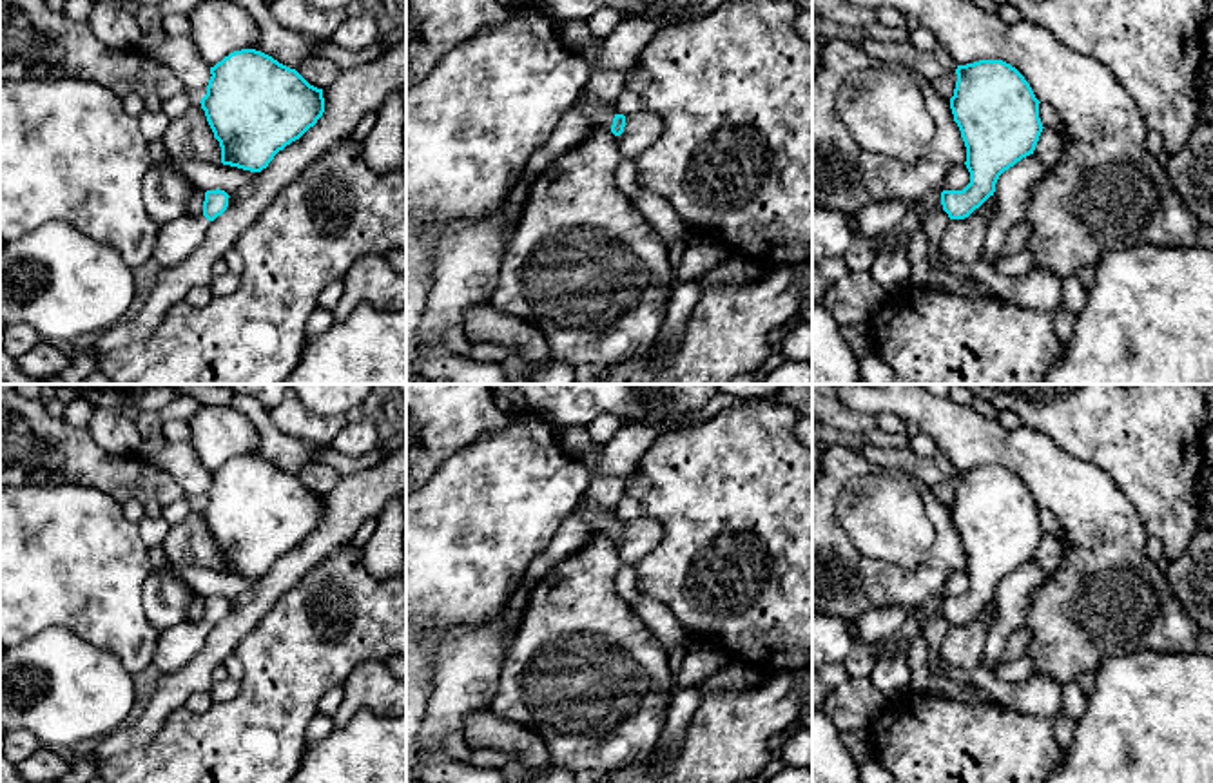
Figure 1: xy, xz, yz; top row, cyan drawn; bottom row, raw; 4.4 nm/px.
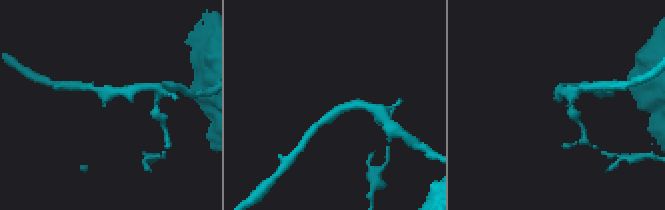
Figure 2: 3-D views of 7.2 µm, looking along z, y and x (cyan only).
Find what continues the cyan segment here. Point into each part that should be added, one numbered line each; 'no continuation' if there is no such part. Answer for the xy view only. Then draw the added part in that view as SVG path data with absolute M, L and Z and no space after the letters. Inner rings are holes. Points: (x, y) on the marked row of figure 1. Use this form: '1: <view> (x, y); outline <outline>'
1: xy (174, 241); outline M183 216L158 228L152 259L161 268L185 261L205 239L210 221L201 216Z

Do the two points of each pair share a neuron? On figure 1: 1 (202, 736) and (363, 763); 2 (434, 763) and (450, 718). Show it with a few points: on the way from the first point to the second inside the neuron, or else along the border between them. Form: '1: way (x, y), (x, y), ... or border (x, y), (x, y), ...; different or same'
1: border (307, 744), (300, 763); different
2: border (425, 753), (434, 749), (443, 758), (461, 762); different

